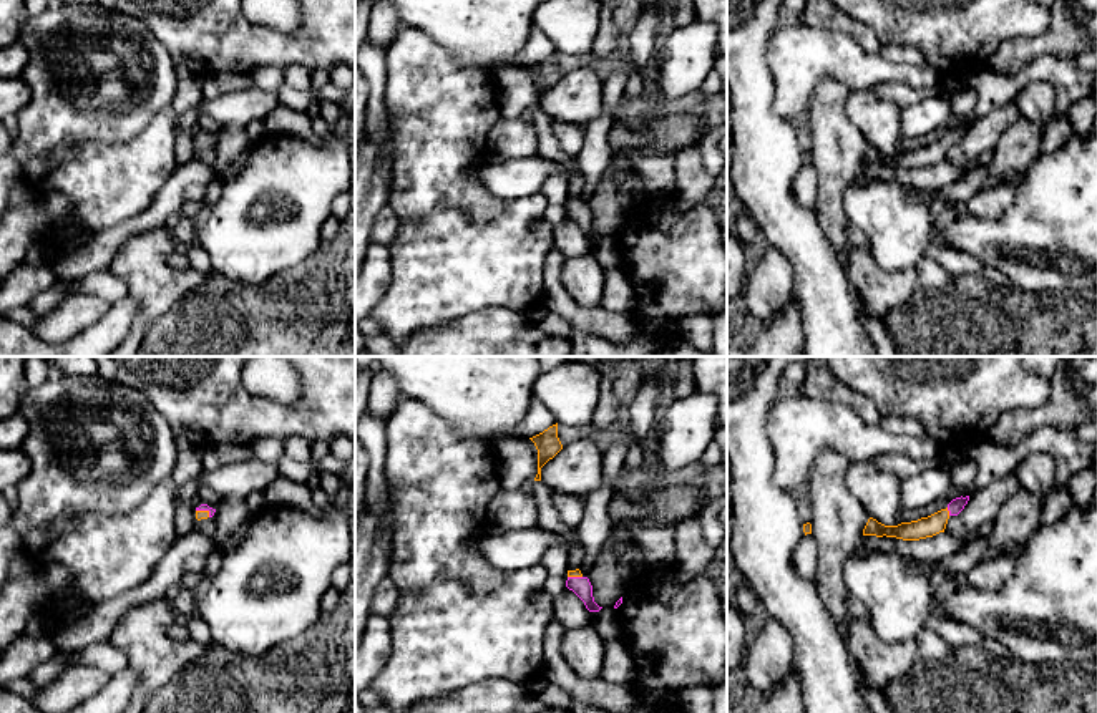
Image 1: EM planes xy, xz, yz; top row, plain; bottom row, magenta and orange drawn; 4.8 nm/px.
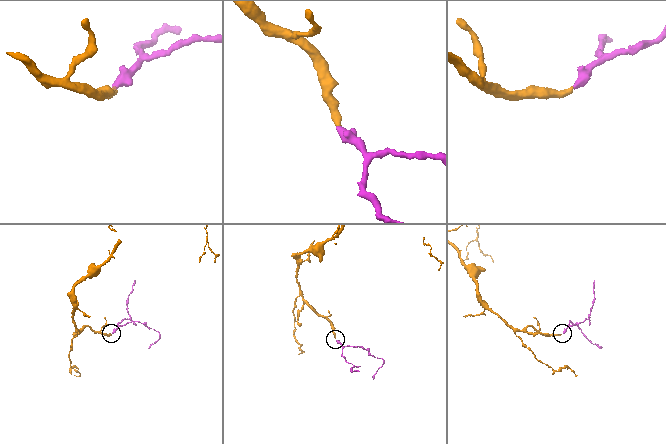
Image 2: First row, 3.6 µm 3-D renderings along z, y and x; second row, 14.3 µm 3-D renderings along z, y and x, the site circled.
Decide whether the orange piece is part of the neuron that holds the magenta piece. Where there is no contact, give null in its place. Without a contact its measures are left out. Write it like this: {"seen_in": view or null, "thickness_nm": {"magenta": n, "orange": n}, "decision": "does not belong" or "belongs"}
{"seen_in": "yz", "thickness_nm": {"magenta": 70, "orange": 100}, "decision": "belongs"}

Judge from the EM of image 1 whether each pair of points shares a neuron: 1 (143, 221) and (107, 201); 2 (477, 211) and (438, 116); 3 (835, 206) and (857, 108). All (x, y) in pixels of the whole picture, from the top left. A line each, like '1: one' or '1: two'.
1: two
2: one
3: two

